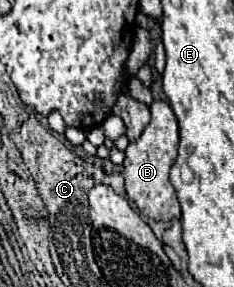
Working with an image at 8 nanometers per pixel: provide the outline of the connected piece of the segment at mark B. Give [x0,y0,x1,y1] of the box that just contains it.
[123,102,181,220]

